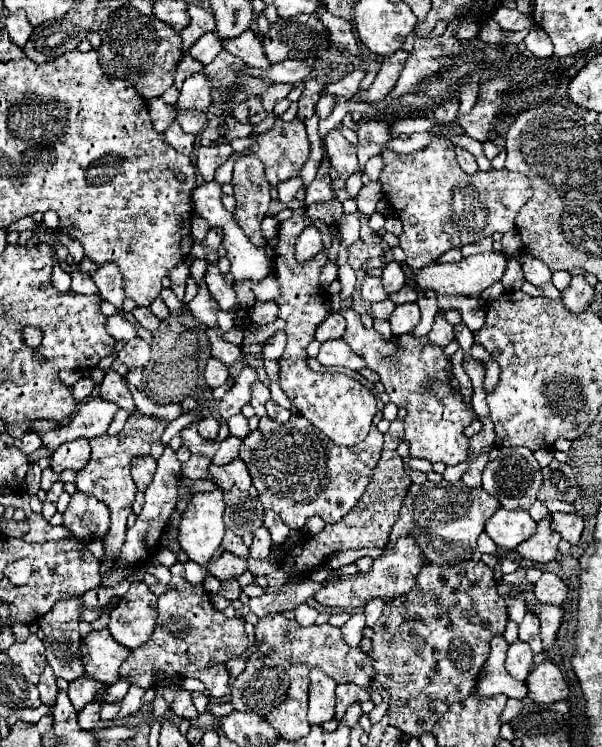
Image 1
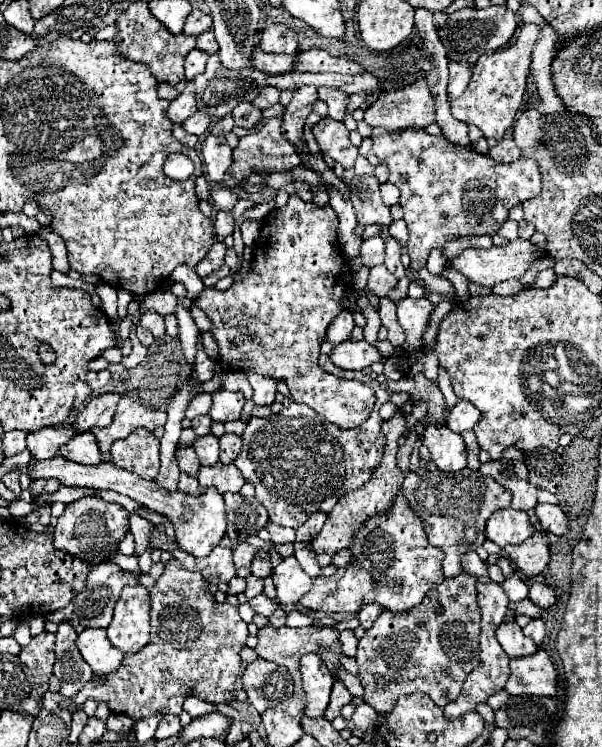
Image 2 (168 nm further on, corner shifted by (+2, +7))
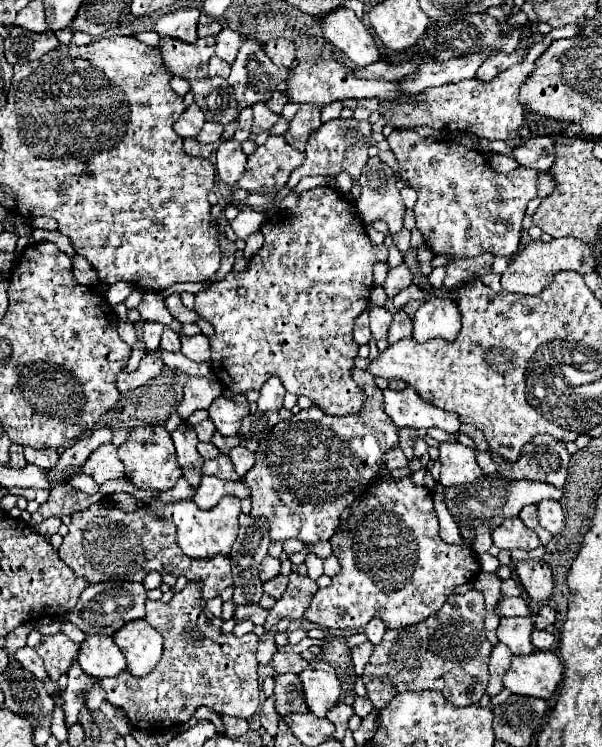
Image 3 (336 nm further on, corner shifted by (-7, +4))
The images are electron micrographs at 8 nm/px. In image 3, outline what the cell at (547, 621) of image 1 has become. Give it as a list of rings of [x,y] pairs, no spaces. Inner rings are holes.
[[[504,598],[500,604],[504,616],[530,616],[530,606],[528,602],[520,598]]]

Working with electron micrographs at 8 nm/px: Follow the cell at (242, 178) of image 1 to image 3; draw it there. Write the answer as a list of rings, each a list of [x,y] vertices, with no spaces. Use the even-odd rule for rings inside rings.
[[[258,230],[258,232],[254,232],[254,234],[250,234],[248,236],[248,240],[246,240],[246,248],[244,248],[244,258],[248,260],[248,258],[252,258],[258,250],[260,250],[260,246],[264,244],[264,240],[262,240],[262,232]]]

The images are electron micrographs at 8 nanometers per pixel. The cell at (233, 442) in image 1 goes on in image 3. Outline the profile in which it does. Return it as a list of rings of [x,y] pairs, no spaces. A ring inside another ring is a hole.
[[[246,446],[232,448],[228,456],[232,458],[232,464],[234,464],[238,476],[244,476],[252,468],[252,464],[254,464],[254,452],[250,452]]]

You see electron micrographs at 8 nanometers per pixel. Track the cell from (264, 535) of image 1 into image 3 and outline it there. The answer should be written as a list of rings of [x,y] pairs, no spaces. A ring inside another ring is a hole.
[[[278,574],[276,578],[272,578],[272,580],[264,582],[264,592],[268,592],[268,594],[270,594],[270,596],[274,596],[274,598],[280,598],[280,596],[284,594],[286,584],[288,584],[288,578],[286,578],[286,576],[282,576],[282,574]]]

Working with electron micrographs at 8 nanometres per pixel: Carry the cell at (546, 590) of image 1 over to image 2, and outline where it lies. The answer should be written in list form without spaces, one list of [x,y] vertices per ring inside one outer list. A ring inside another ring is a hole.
[[[533,583],[531,589],[529,589],[529,599],[541,609],[549,609],[551,605],[555,605],[557,595],[555,595],[555,591],[551,587],[547,587],[543,583]]]

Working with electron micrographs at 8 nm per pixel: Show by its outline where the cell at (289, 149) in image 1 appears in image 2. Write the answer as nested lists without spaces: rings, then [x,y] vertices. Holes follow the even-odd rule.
[[[273,117],[265,121],[263,129],[257,133],[249,133],[239,139],[239,145],[233,149],[233,165],[225,175],[225,185],[229,189],[241,185],[243,179],[247,179],[251,173],[275,173],[275,171],[291,171],[297,165],[301,165],[301,159],[295,151],[295,147],[281,137],[281,119]]]

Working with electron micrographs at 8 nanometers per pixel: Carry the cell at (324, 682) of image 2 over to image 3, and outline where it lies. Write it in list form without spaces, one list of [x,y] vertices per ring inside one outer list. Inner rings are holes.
[[[312,660],[308,668],[300,674],[304,686],[304,700],[310,712],[324,718],[332,710],[340,696],[340,682],[336,670],[326,660]]]

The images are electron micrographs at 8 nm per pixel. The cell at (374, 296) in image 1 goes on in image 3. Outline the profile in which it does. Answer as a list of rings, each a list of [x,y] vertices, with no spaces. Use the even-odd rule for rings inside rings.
[[[400,264],[396,268],[390,268],[390,272],[388,272],[382,288],[384,288],[386,296],[392,300],[400,290],[408,288],[410,284],[412,284],[412,272],[408,270],[406,264]]]

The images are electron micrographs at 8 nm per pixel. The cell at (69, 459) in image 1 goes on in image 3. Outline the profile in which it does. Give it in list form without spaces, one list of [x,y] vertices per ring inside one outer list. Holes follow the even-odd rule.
[[[102,444],[98,450],[94,450],[84,462],[82,472],[92,476],[98,484],[112,480],[112,478],[124,478],[124,464],[120,462],[116,454],[116,446]]]

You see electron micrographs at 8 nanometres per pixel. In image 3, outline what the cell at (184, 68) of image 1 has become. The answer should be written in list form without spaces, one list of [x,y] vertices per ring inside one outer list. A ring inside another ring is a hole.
[[[218,56],[210,58],[210,66],[208,66],[208,76],[222,76],[226,78],[230,74],[230,64],[224,64],[224,60],[220,60]]]

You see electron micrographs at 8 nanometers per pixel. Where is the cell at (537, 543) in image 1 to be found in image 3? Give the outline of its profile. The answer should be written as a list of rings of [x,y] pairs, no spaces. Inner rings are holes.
[[[522,560],[516,566],[516,574],[528,596],[538,604],[544,604],[552,596],[552,570],[544,560]]]

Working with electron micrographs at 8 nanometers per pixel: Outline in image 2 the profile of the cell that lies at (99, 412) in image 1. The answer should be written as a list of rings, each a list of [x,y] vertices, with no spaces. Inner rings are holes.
[[[45,427],[41,431],[27,435],[27,449],[35,459],[45,461],[55,457],[59,447],[71,441],[71,437],[73,437],[73,427],[61,427],[61,429]]]

